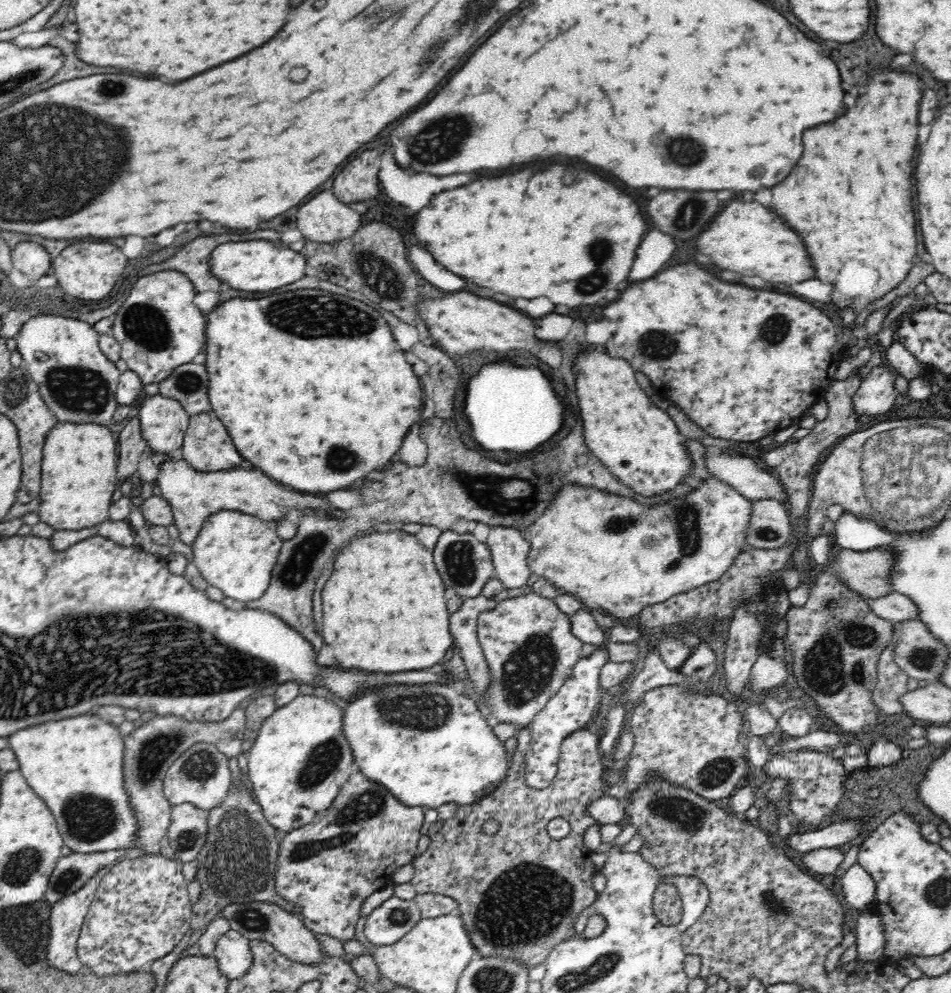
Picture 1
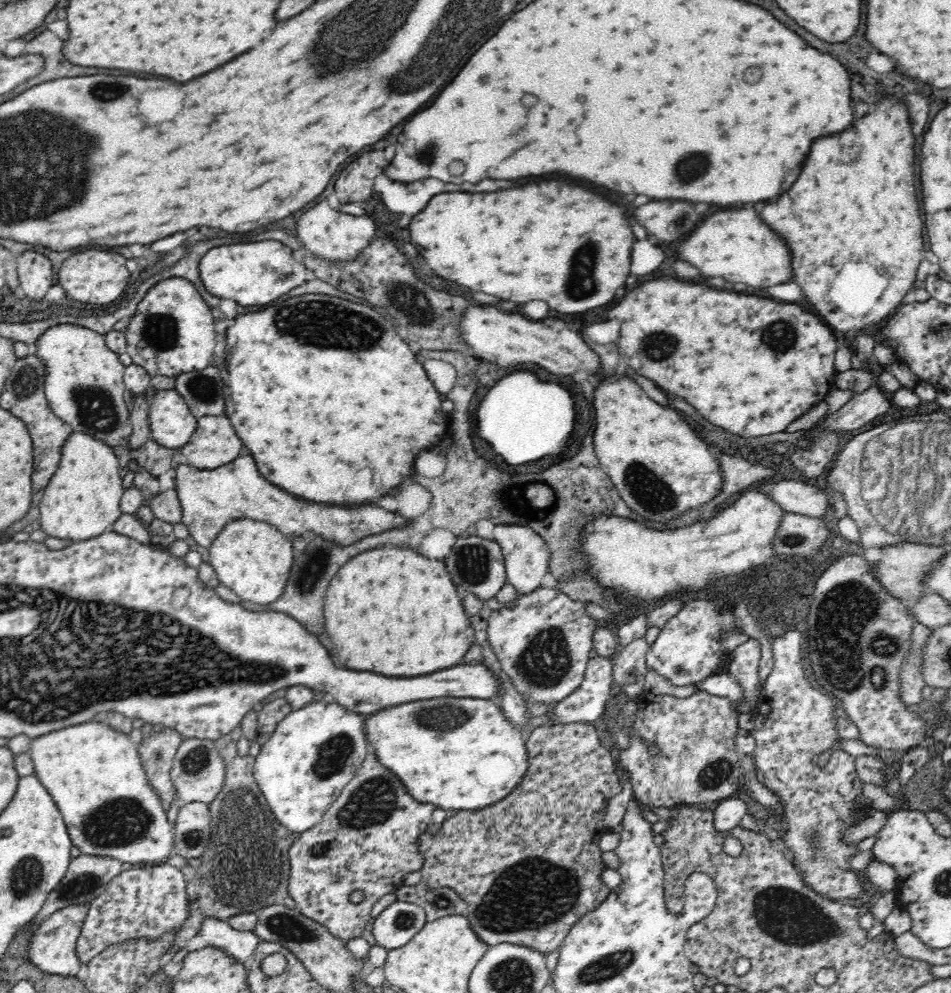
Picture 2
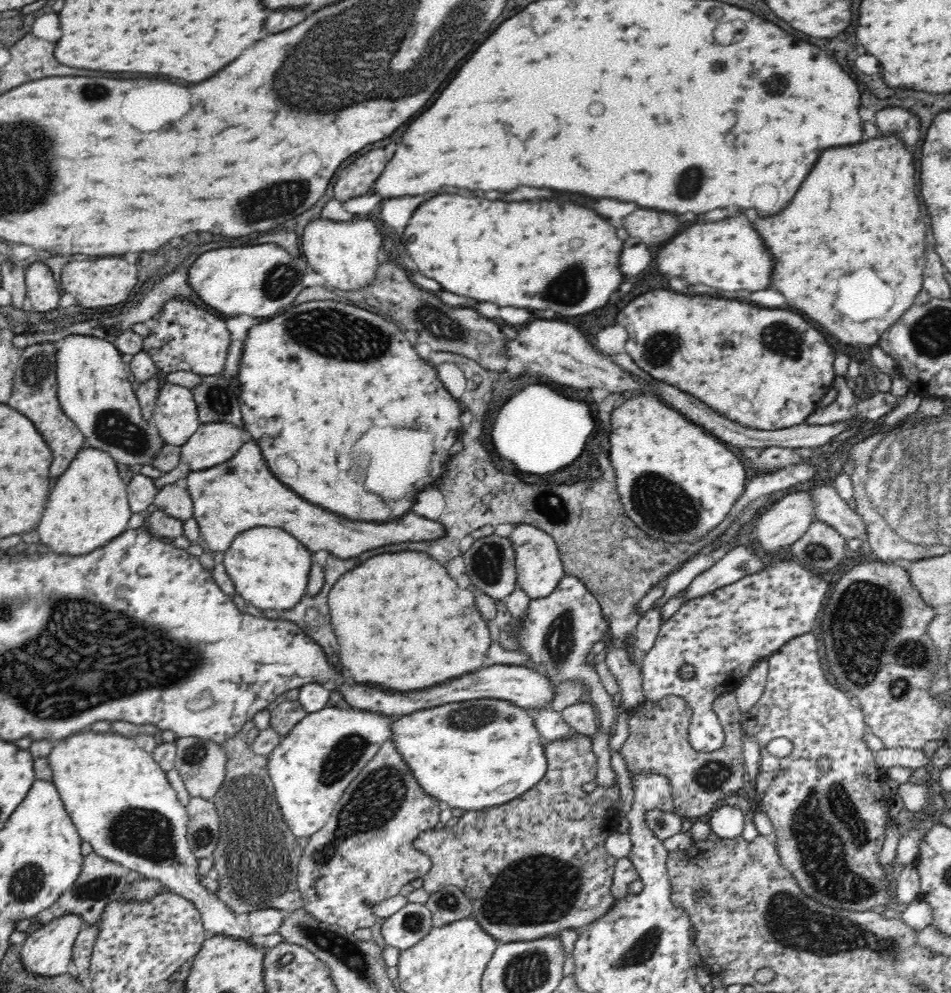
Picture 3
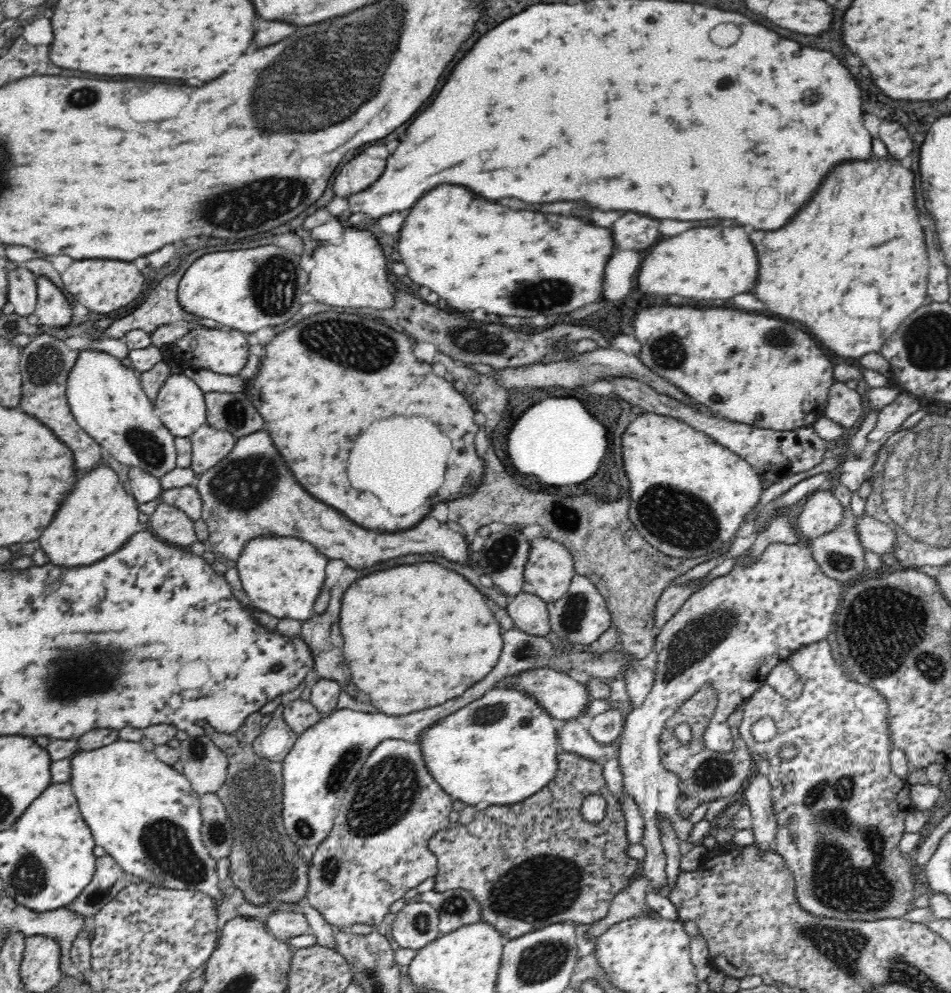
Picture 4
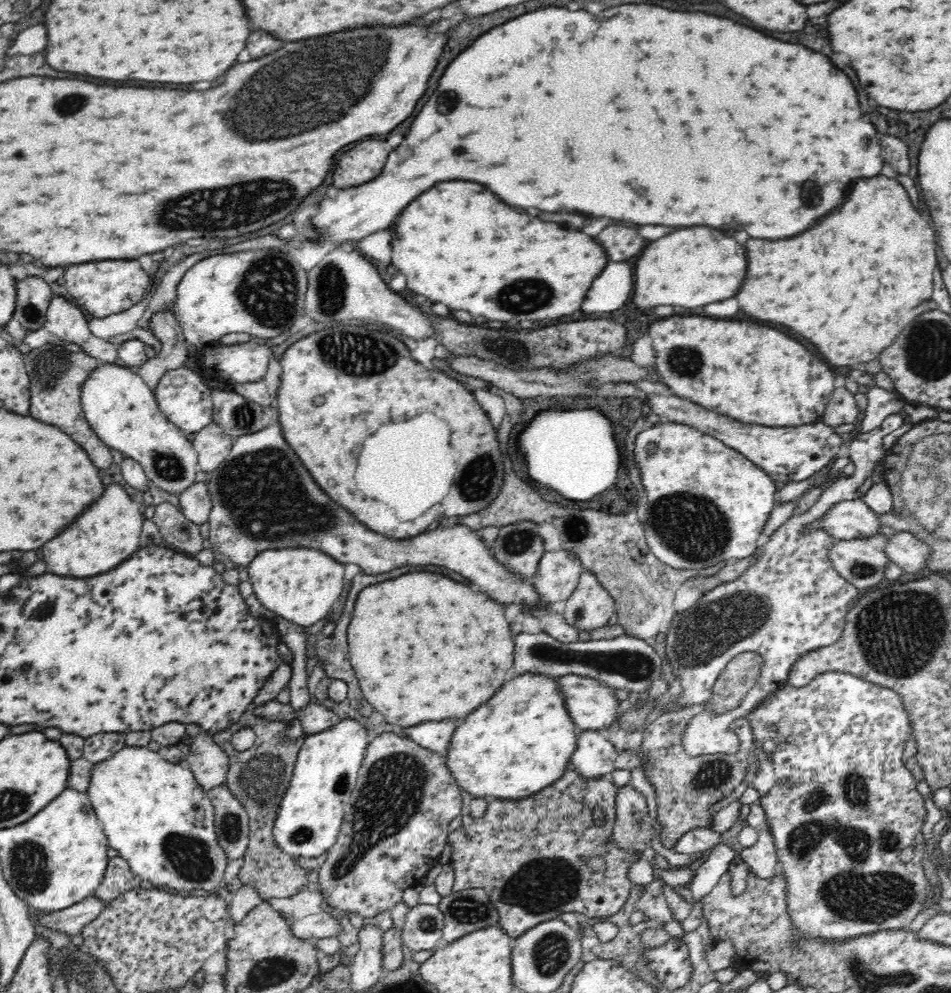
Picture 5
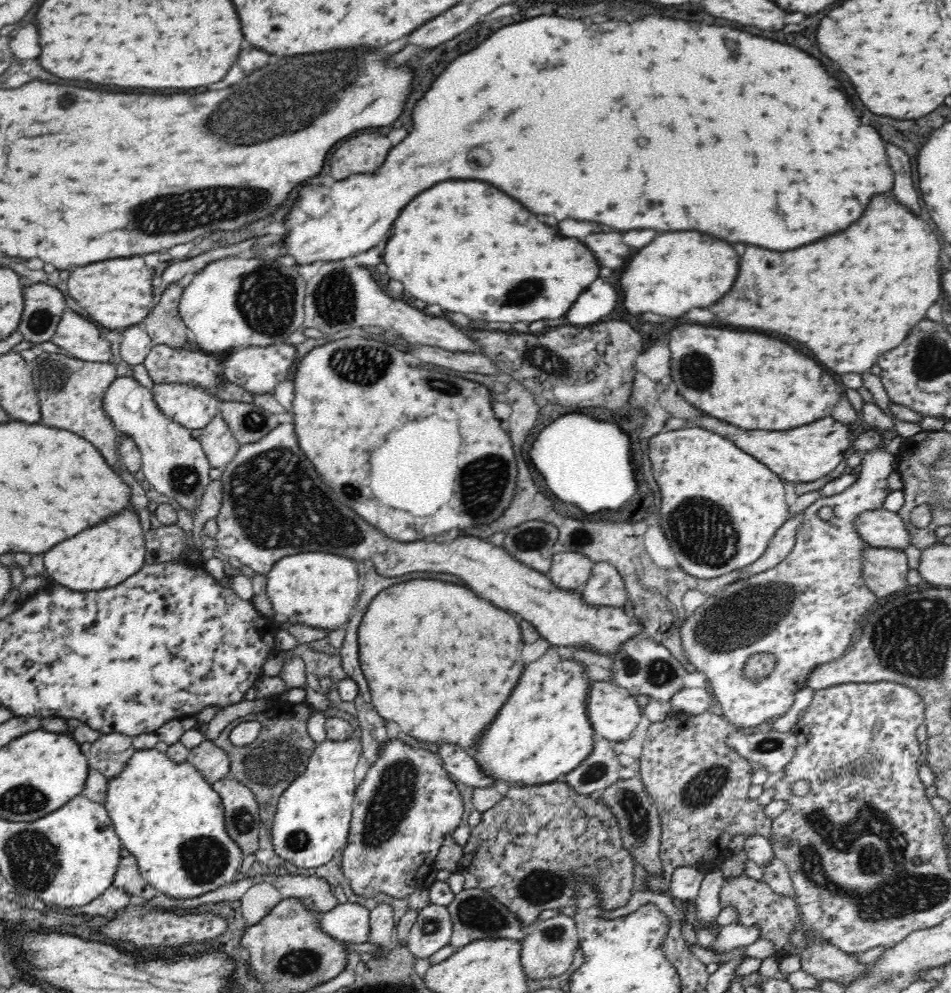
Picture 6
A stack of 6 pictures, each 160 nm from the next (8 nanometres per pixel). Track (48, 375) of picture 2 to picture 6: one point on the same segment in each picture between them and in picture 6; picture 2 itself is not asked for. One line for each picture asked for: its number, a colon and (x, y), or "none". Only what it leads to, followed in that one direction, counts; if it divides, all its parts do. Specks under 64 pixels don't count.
3: (94, 390)
4: (107, 401)
5: (120, 408)
6: (173, 462)

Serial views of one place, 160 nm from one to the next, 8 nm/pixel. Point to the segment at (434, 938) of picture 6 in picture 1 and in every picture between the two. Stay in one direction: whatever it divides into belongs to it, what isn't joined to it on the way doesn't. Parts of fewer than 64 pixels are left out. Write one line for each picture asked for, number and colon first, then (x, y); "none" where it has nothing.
1: (388, 922)
2: (395, 926)
3: (409, 925)
4: (415, 925)
5: (422, 929)

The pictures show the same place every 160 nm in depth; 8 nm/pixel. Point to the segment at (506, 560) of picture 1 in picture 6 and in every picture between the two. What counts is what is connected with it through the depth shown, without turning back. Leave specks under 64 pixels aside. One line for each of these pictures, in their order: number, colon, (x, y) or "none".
2: (526, 555)
3: (537, 560)
4: (549, 570)
5: (557, 574)
6: (568, 570)

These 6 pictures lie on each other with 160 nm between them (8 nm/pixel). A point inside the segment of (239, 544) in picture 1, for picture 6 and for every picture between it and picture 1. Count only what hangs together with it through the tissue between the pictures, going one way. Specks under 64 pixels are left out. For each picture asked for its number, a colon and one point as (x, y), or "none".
2: (253, 558)
3: (268, 567)
4: (282, 576)
5: (302, 585)
6: (317, 589)

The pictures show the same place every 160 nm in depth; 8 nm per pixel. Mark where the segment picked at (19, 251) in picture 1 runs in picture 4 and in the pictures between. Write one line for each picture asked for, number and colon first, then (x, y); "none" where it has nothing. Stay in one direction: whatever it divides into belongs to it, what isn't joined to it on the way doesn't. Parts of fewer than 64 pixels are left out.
2: (34, 270)
3: (41, 288)
4: (52, 310)

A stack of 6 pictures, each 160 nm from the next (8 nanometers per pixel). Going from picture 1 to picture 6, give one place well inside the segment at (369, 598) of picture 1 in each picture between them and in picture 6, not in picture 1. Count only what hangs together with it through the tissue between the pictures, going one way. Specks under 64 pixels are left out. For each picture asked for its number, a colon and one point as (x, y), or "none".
2: (393, 611)
3: (401, 621)
4: (416, 636)
5: (413, 642)
6: (421, 622)

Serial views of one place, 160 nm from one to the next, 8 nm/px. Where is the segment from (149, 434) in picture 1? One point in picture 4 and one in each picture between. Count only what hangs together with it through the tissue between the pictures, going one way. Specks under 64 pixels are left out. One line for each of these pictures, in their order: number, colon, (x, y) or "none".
2: (172, 423)
3: (176, 418)
4: (180, 405)

